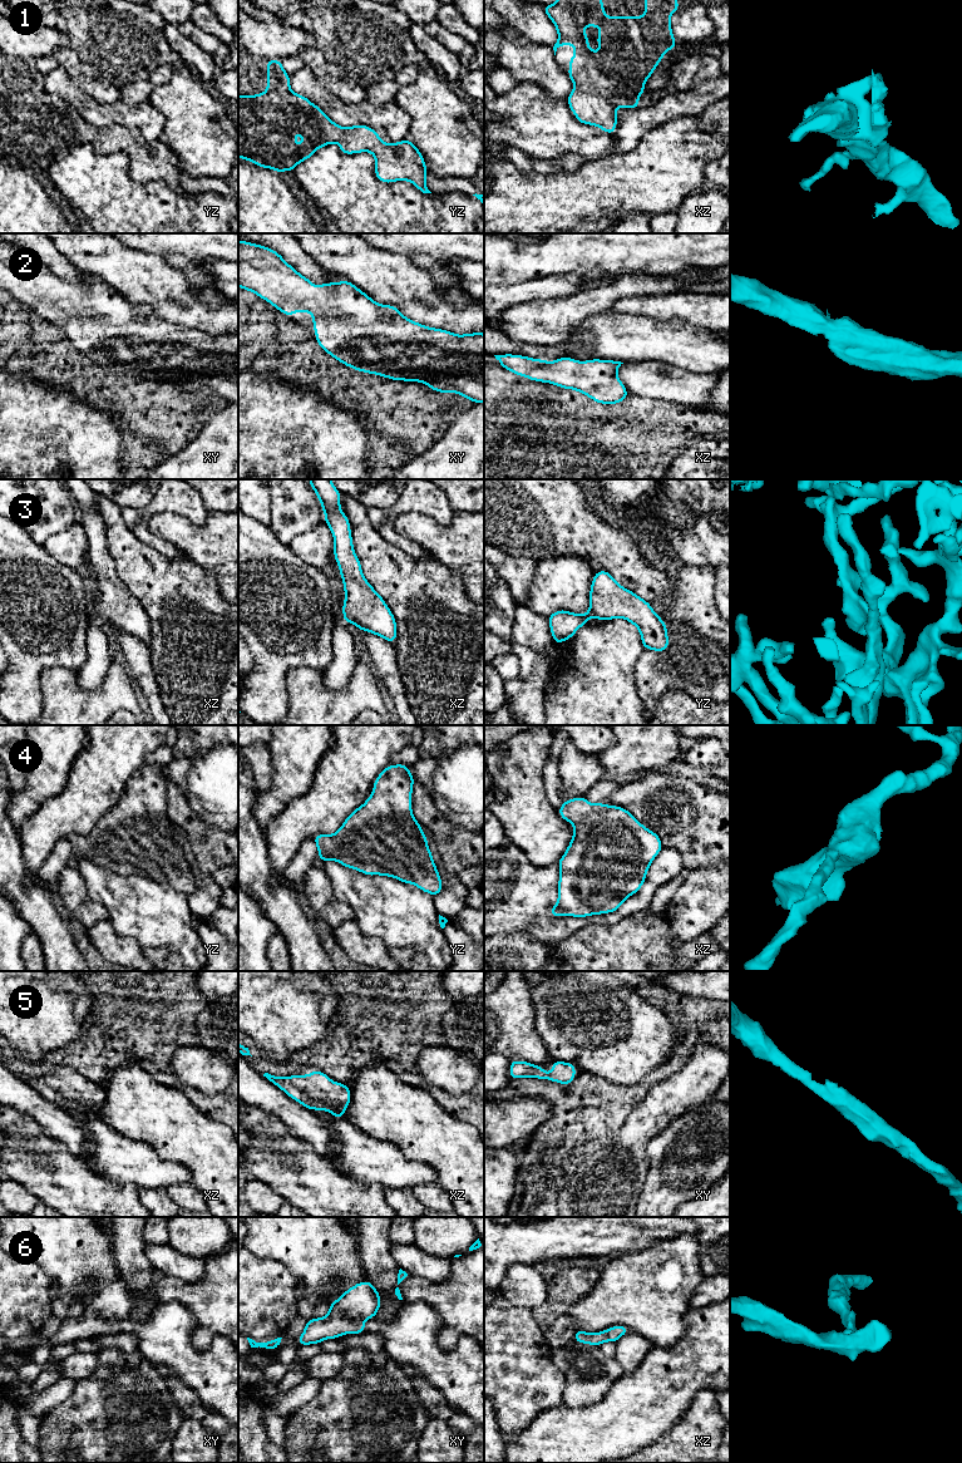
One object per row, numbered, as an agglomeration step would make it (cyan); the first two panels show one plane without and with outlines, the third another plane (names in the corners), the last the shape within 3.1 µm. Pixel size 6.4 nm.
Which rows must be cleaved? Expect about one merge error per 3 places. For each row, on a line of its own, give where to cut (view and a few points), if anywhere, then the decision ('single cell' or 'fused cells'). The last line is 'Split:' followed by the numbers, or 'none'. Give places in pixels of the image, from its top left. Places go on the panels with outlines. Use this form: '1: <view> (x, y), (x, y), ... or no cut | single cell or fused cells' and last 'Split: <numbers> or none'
1: no cut | single cell
2: no cut | single cell
3: no cut | single cell
4: no cut | single cell
5: no cut | single cell
6: no cut | single cell
Split: none

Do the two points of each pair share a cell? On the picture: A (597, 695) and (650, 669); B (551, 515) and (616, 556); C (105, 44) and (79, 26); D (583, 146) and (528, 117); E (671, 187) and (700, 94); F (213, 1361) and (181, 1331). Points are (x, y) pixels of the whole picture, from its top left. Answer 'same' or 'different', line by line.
A: different
B: same
C: same
D: same
E: different
F: same

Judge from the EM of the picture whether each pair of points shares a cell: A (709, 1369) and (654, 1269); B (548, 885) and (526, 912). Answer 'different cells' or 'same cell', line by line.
A: different cells
B: same cell

